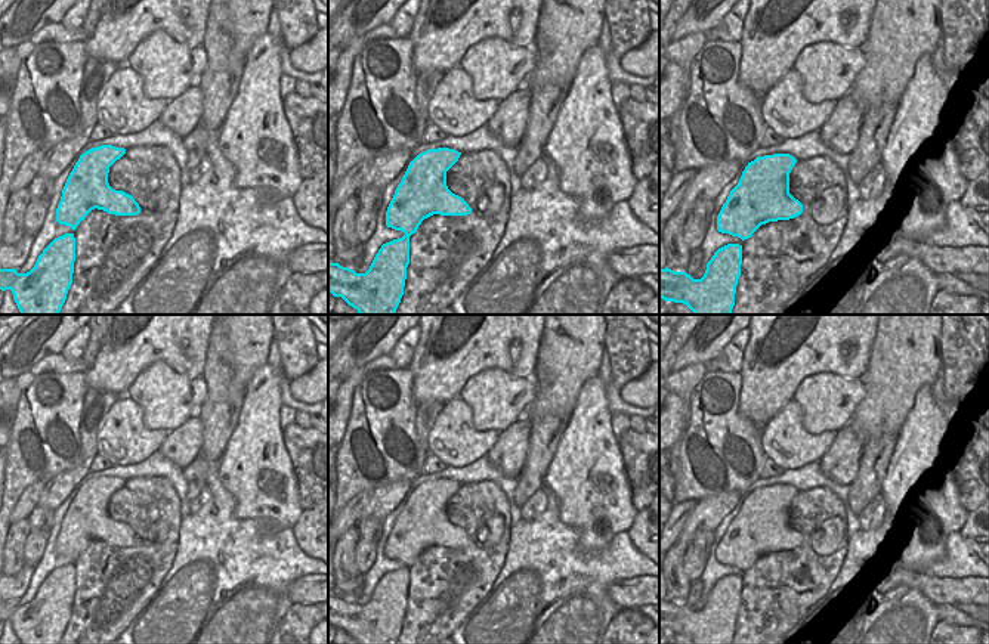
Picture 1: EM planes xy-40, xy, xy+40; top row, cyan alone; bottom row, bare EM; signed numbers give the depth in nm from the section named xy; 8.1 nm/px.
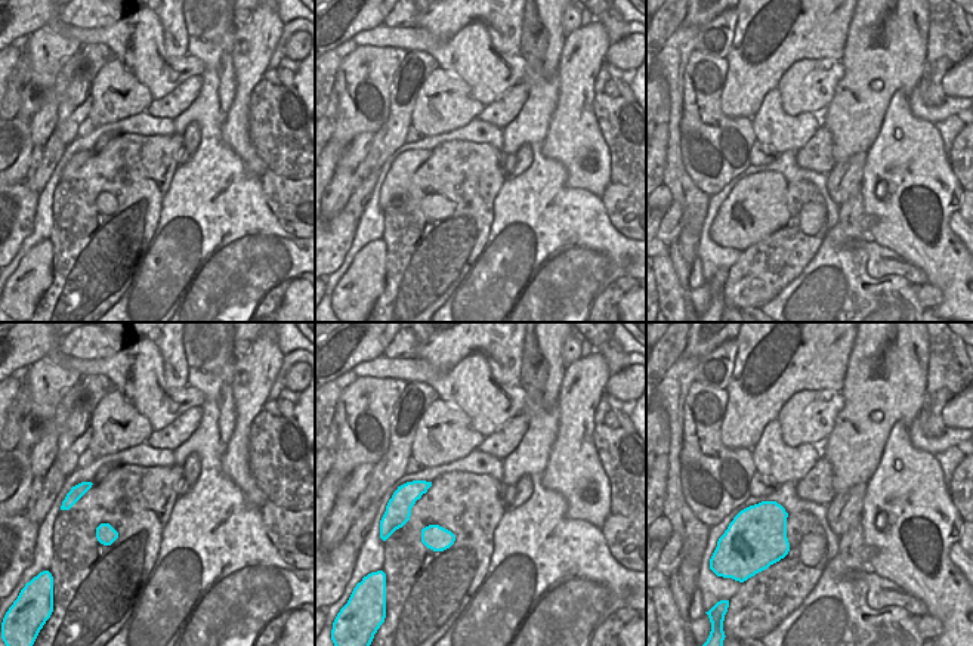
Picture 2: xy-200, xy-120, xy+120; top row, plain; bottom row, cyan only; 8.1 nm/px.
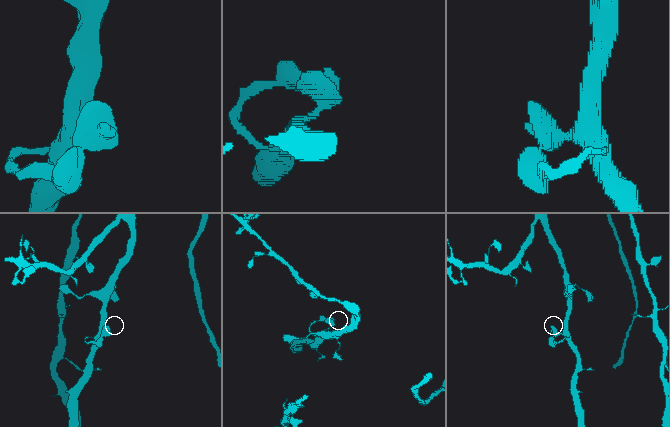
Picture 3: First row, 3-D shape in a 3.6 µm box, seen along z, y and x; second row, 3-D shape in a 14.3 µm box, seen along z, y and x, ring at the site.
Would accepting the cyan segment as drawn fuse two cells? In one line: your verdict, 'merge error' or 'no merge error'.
no merge error

